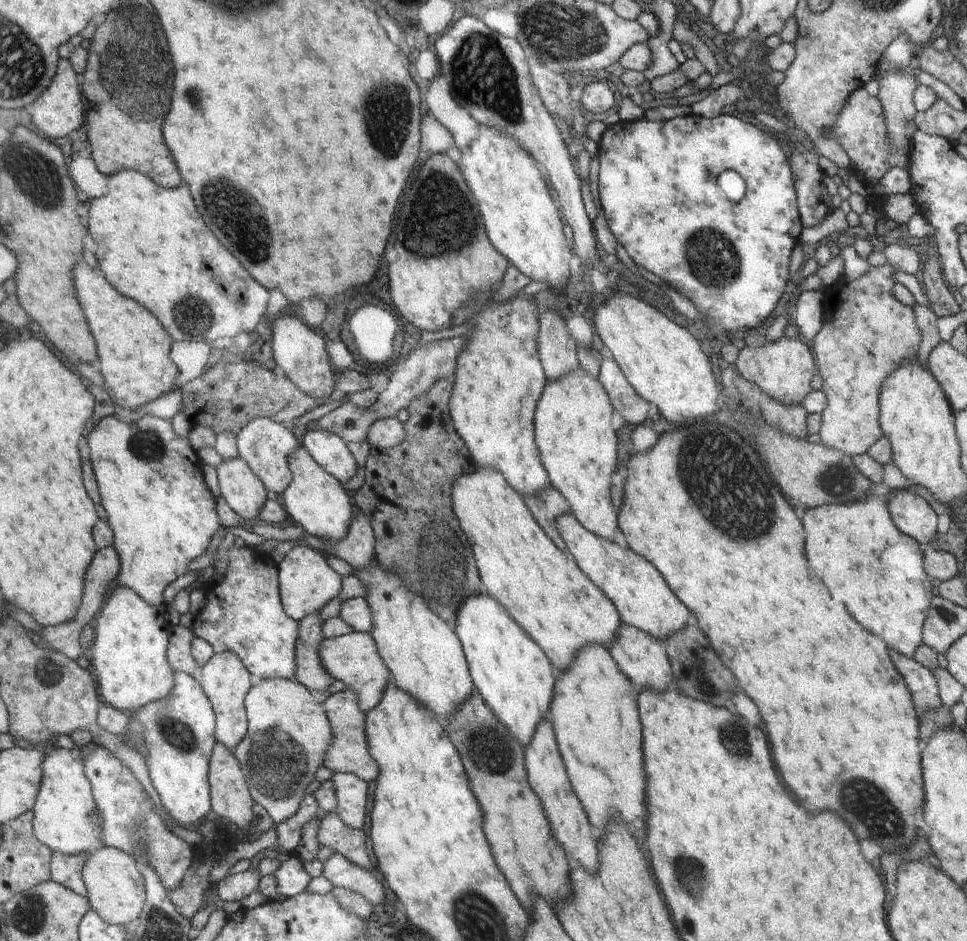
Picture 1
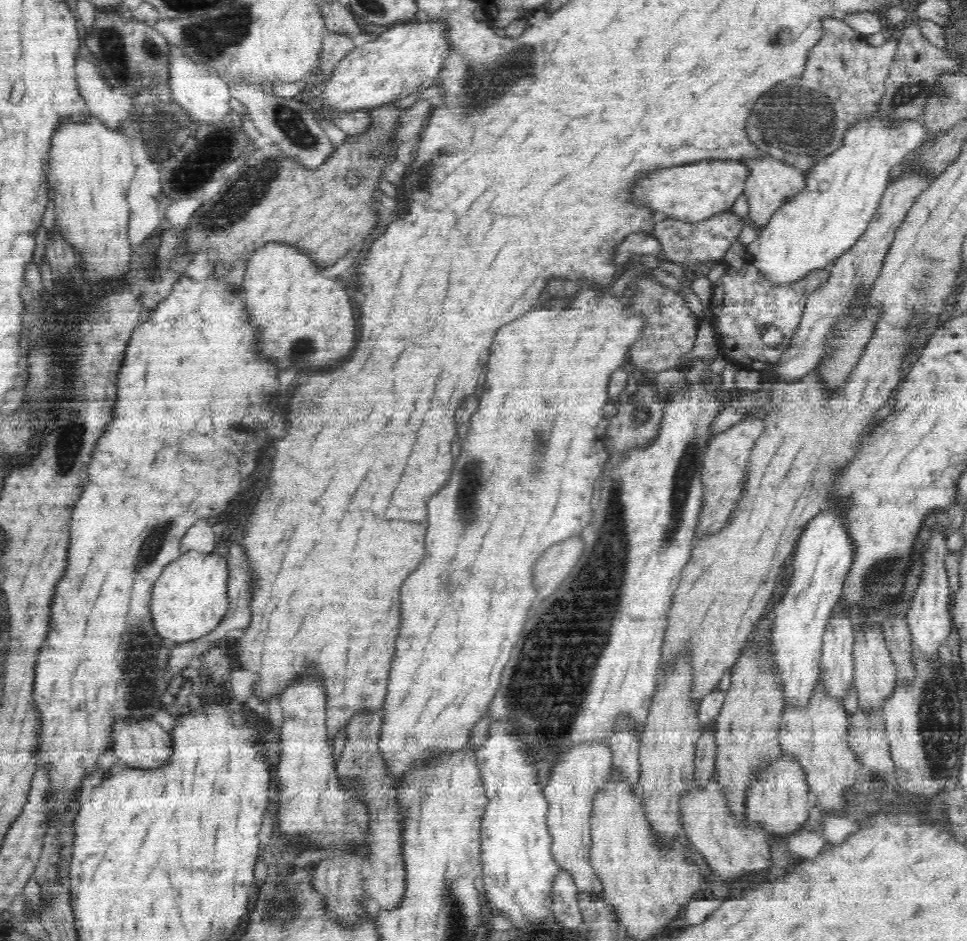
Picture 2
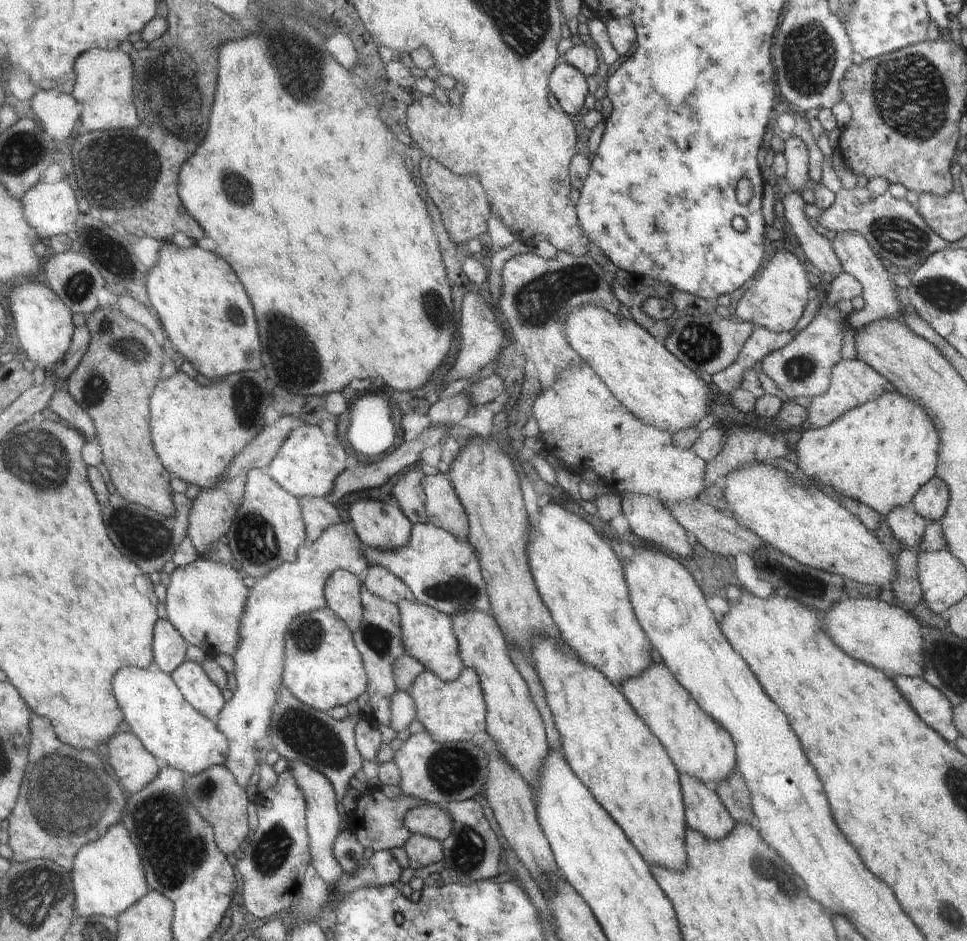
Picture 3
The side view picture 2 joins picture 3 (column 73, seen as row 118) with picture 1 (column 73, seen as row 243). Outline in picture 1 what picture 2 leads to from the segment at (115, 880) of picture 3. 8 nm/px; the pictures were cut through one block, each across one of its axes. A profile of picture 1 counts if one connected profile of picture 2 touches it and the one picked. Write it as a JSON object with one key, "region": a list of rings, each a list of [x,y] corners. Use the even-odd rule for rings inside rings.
{"region":[[[58,748],[46,756],[45,782],[34,813],[36,836],[54,851],[74,856],[104,847],[104,814],[98,806],[93,781],[86,774],[84,758],[76,750]]]}

